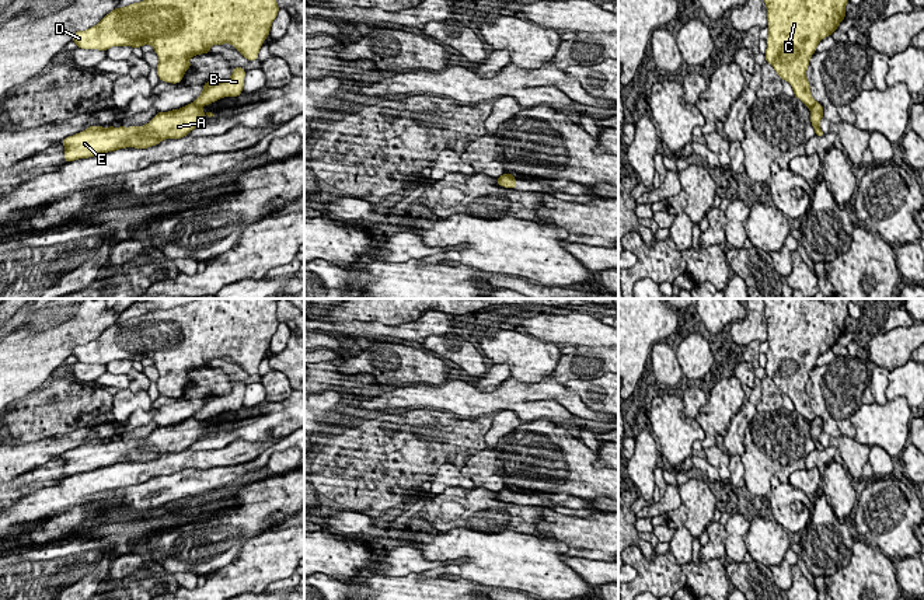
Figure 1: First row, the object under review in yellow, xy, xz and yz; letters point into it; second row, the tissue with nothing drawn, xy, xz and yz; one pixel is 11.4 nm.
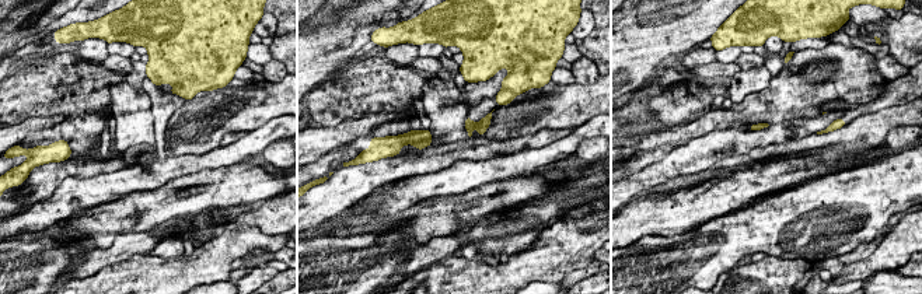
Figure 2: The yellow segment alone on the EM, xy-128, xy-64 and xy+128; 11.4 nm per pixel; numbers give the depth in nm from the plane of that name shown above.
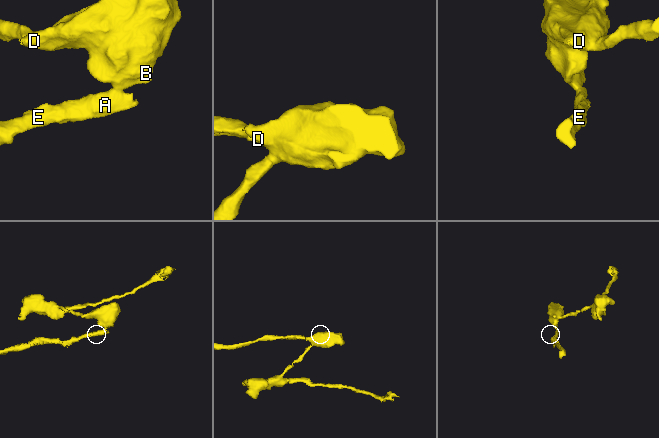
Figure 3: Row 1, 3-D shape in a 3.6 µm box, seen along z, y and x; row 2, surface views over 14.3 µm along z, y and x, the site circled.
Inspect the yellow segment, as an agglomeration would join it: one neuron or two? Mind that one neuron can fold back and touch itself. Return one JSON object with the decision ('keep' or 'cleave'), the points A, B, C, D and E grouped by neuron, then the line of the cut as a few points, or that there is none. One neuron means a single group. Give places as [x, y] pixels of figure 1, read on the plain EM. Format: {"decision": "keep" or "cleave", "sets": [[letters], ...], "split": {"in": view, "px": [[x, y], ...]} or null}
{"decision": "cleave", "sets": [["A", "E"], ["B", "C", "D"]], "split": {"in": "xy", "px": [[192, 417], [199, 421]]}}

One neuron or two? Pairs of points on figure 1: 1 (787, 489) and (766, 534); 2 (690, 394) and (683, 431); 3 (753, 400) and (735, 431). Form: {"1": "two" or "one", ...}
{"1": "two", "2": "one", "3": "one"}

